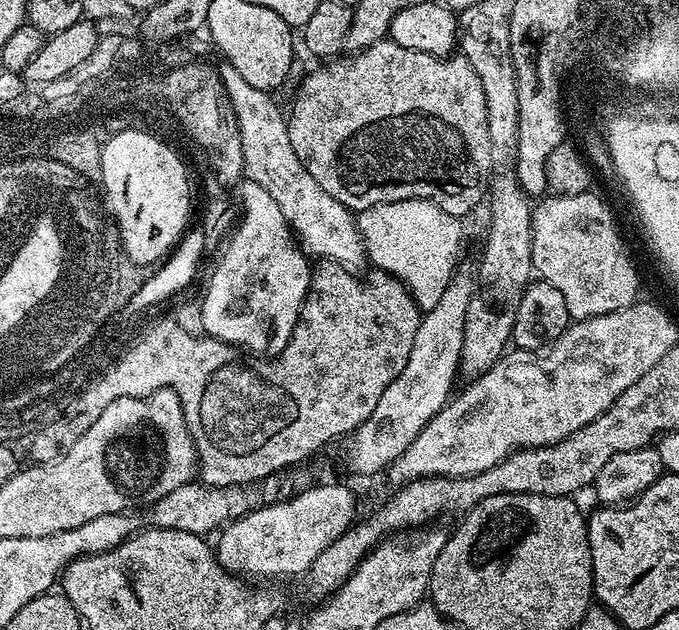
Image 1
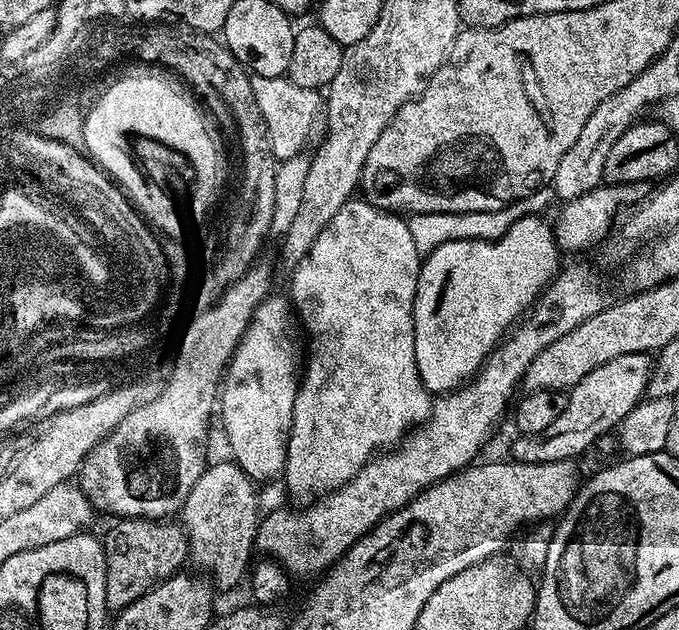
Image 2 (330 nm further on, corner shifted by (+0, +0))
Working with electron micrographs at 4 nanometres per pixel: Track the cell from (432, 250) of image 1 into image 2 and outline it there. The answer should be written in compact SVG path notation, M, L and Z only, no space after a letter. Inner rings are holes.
M545 186L502 210L493 212L418 212L409 215L407 222L410 226L410 235L414 238L414 246L418 246L421 254L427 254L433 252L438 246L455 240L496 240L502 234L506 234L506 230L510 230L510 226L514 226L514 222L518 222L518 218L547 213L547 208L556 203L556 191L551 186Z

